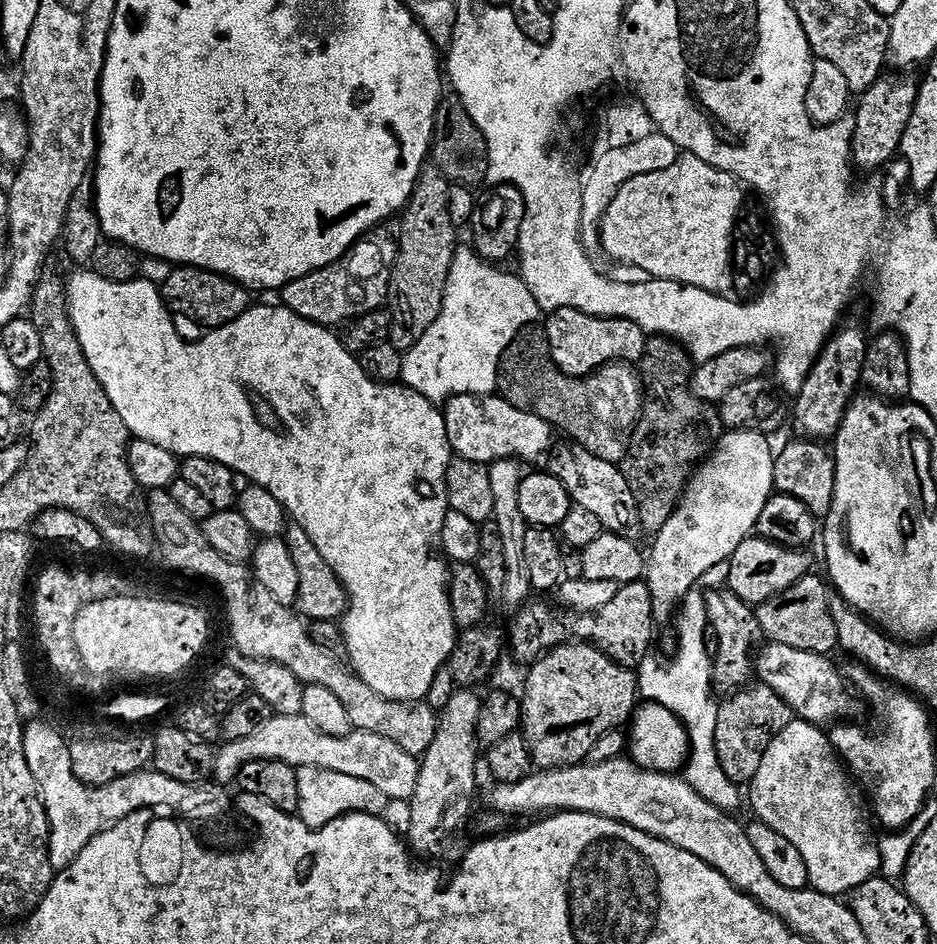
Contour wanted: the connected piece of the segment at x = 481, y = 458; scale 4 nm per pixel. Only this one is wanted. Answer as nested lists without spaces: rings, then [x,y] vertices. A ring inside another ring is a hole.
[[[499,394],[491,396],[451,396],[443,405],[446,434],[459,459],[491,466],[498,460],[536,460],[553,451],[554,429],[541,416],[510,406]]]

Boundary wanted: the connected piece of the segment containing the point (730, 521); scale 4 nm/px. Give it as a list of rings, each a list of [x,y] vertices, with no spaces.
[[[728,430],[721,435],[716,447],[712,449],[710,455],[701,463],[700,467],[692,473],[692,478],[685,488],[683,496],[680,498],[679,504],[676,505],[676,513],[666,522],[666,526],[662,526],[662,530],[655,533],[652,544],[652,556],[650,552],[650,563],[646,568],[646,583],[650,594],[652,595],[652,605],[654,606],[654,614],[656,615],[657,625],[664,626],[664,623],[673,619],[674,613],[677,611],[678,605],[688,595],[688,591],[697,587],[701,581],[707,577],[710,570],[714,570],[714,566],[719,564],[727,564],[731,560],[734,550],[738,550],[738,546],[742,546],[742,542],[756,532],[756,523],[762,514],[762,506],[766,506],[768,499],[774,495],[774,470],[776,469],[776,456],[774,448],[772,452],[772,444],[767,435],[763,432],[754,432],[751,430]]]

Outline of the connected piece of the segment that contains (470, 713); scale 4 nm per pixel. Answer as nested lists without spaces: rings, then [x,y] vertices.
[[[456,690],[456,693],[448,700],[448,705],[445,706],[444,712],[439,713],[438,719],[440,725],[438,726],[438,734],[434,734],[434,742],[430,742],[430,750],[426,750],[420,760],[420,774],[418,780],[418,786],[412,799],[410,801],[410,807],[412,807],[412,817],[408,820],[408,836],[406,832],[406,840],[410,845],[411,851],[413,853],[419,854],[421,852],[424,856],[436,856],[440,852],[440,843],[443,842],[447,836],[452,836],[464,823],[468,820],[468,815],[472,812],[472,800],[471,796],[476,792],[476,743],[478,743],[478,737],[476,731],[478,730],[478,718],[482,715],[482,696],[480,700],[481,693],[476,690]]]

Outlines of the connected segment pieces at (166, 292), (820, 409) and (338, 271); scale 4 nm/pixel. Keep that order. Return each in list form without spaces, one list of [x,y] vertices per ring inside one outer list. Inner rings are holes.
[[[176,266],[171,271],[164,284],[162,283],[162,295],[173,317],[185,316],[186,319],[201,324],[204,330],[211,330],[236,320],[243,312],[253,307],[254,300],[248,297],[251,296],[249,289],[226,276],[191,266]]]
[[[846,324],[837,327],[832,337],[826,341],[806,382],[802,382],[802,390],[794,397],[794,420],[796,416],[796,424],[800,427],[801,437],[817,442],[831,441],[840,431],[844,415],[848,412],[848,408],[861,387],[862,370],[866,362],[870,336],[869,333],[864,333],[858,325]]]
[[[396,218],[377,224],[366,235],[354,241],[348,253],[330,266],[314,270],[306,274],[306,278],[298,278],[287,284],[285,288],[279,289],[279,303],[302,319],[321,324],[329,330],[335,329],[337,327],[335,324],[344,326],[349,320],[357,320],[362,314],[370,314],[374,310],[384,308],[389,303],[392,291],[392,269],[396,266],[396,254],[400,246],[400,225],[401,221]]]

